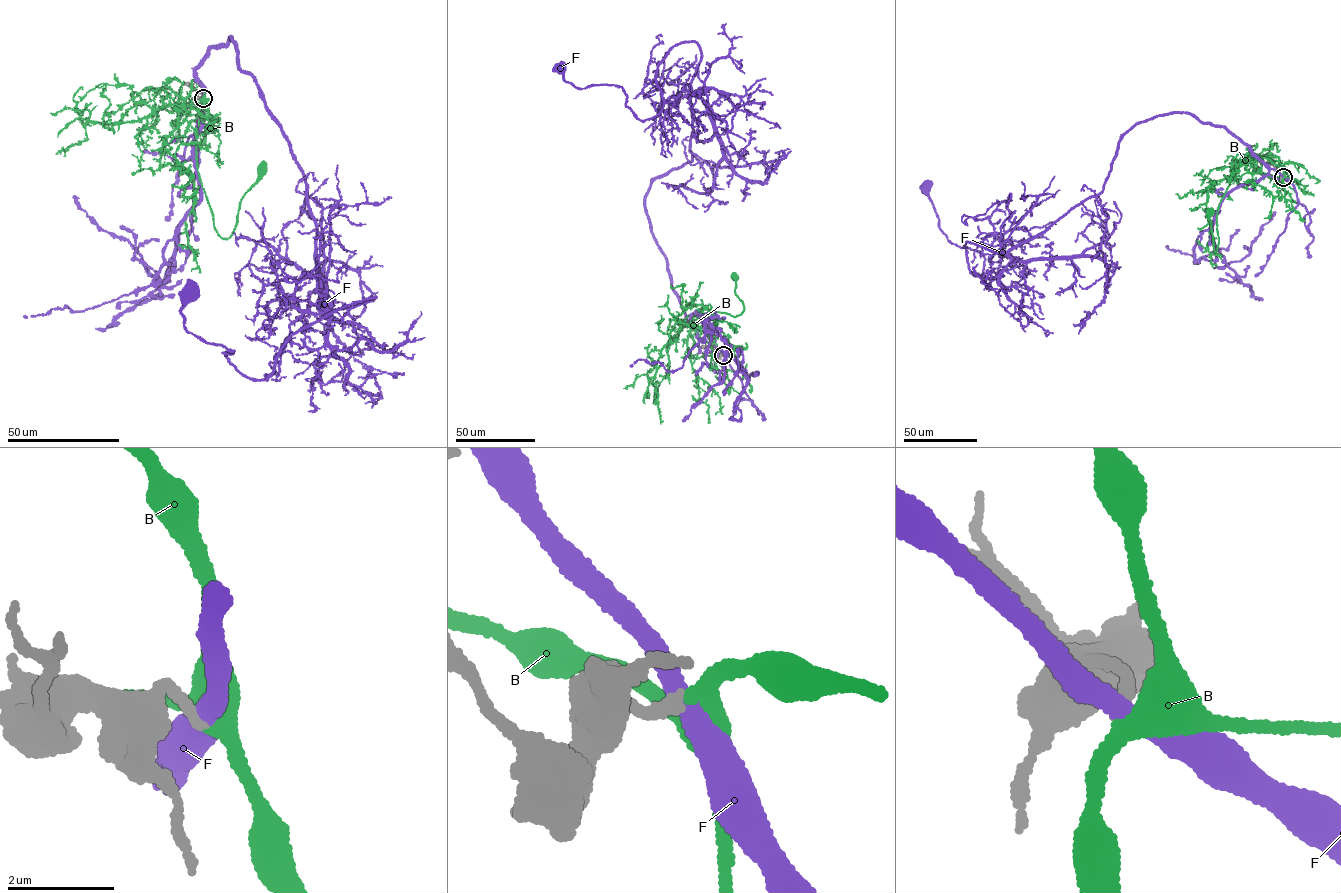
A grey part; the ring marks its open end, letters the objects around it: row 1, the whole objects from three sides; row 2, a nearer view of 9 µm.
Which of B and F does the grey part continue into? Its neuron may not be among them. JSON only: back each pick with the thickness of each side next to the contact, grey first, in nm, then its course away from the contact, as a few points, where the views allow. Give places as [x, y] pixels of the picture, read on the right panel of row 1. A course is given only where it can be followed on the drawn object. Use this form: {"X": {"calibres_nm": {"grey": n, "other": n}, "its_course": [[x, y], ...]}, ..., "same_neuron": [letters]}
{"B": {"calibres_nm": {"grey": 220, "other": 320}, "its_course": [[1283, 177], [1282, 169], [1264, 157], [1239, 166], [1218, 207], [1218, 243], [1215, 252], [1208, 219], [1211, 211]]}, "same_neuron": ["B"]}

